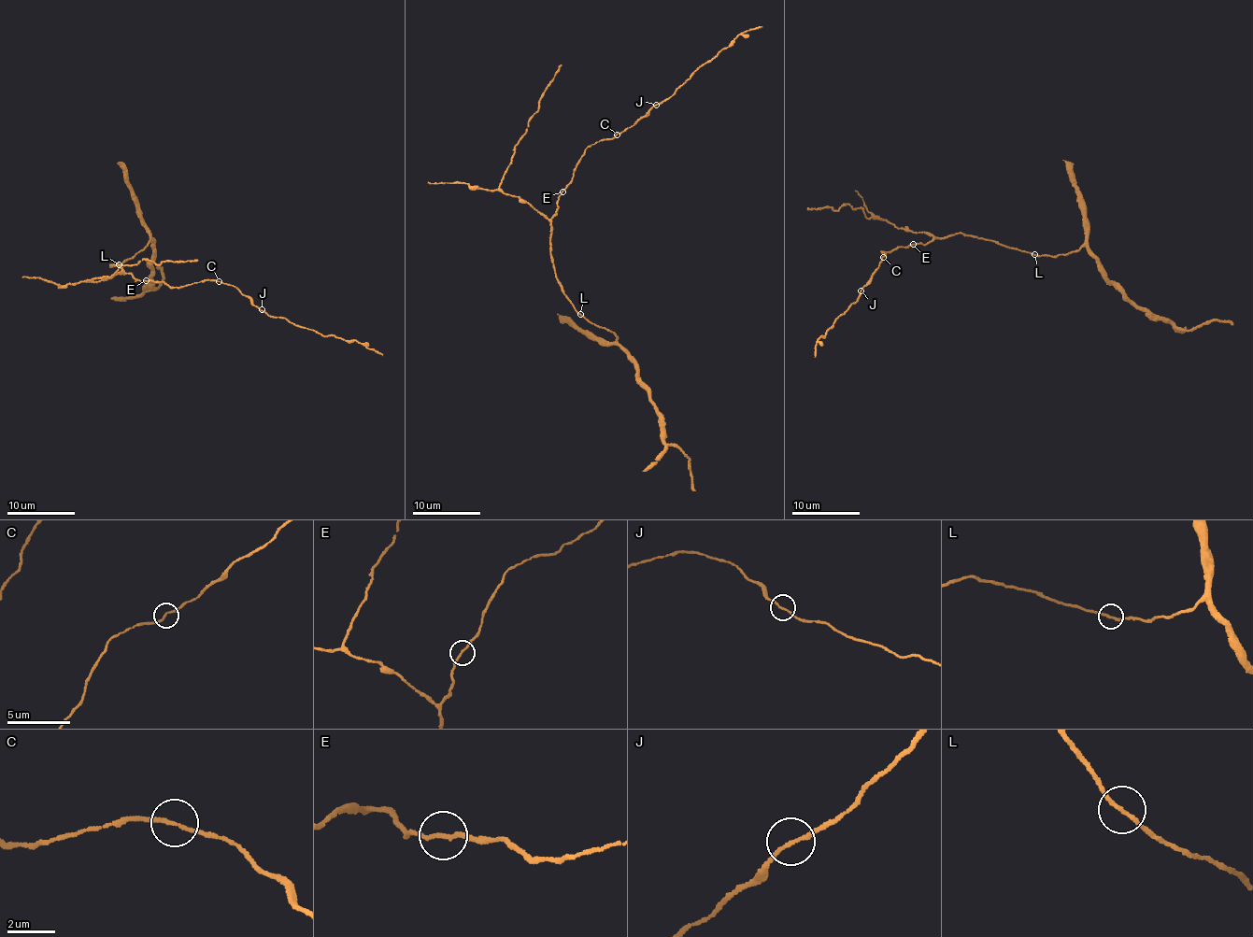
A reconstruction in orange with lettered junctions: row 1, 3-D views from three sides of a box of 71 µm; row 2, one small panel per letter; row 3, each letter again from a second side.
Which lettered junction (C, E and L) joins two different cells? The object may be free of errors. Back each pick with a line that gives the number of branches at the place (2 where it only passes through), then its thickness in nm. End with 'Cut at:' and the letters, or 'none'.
Cut at: none

